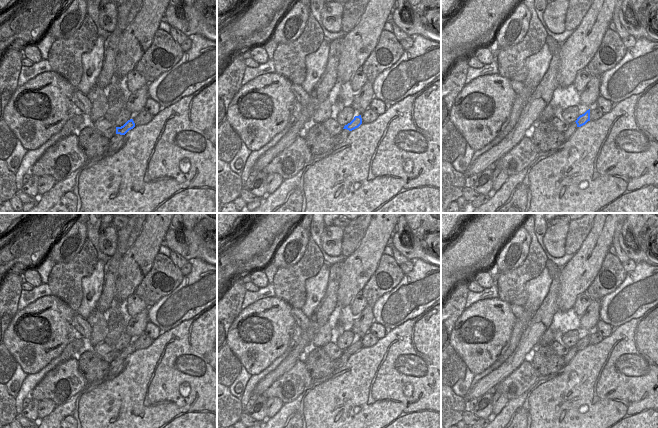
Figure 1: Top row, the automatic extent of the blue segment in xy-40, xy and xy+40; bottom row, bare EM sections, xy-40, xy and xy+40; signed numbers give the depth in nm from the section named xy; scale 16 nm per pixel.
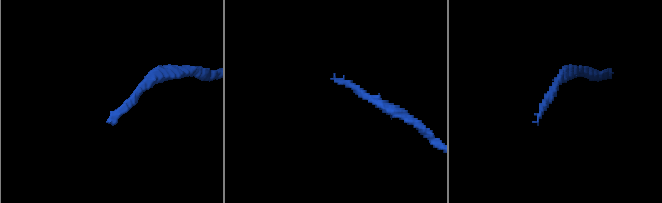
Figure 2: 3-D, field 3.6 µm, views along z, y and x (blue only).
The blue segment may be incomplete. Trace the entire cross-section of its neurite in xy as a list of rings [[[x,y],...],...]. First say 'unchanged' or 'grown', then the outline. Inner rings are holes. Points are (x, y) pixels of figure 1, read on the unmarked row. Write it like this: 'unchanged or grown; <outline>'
unchanged; [[[361,339],[355,340],[354,343],[350,347],[345,349],[343,353],[347,353],[349,355],[352,355],[352,354],[358,352],[361,348],[362,348]]]

